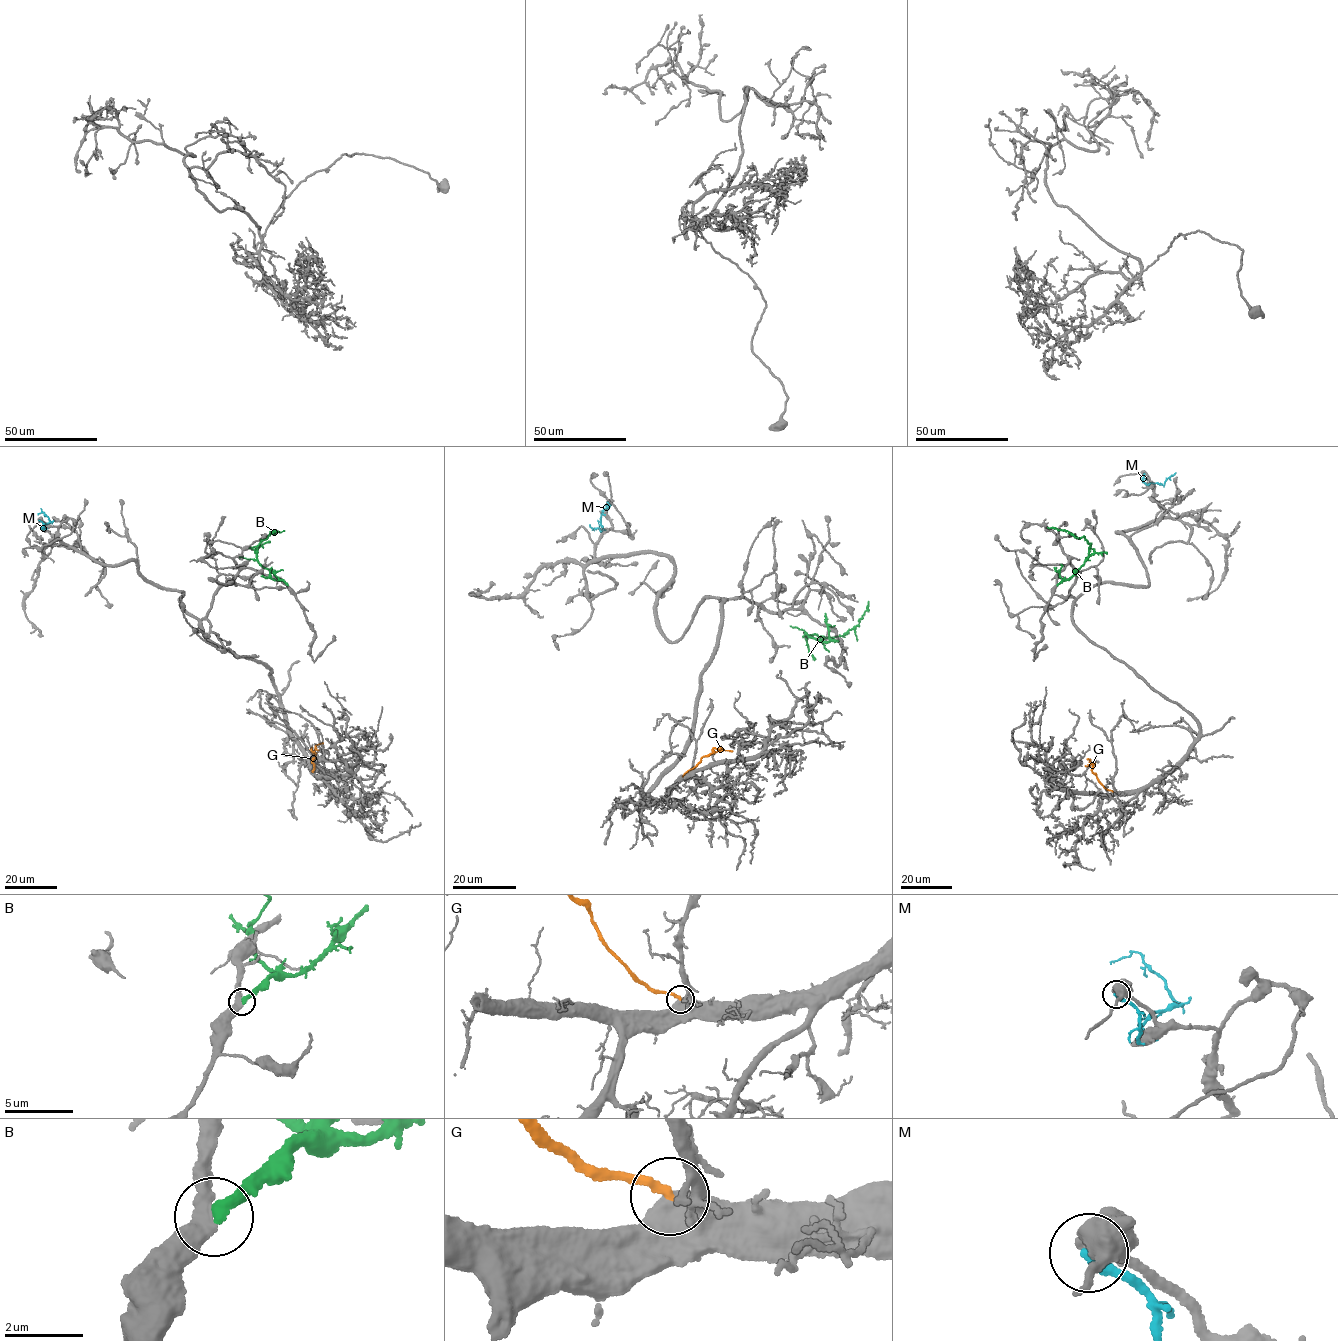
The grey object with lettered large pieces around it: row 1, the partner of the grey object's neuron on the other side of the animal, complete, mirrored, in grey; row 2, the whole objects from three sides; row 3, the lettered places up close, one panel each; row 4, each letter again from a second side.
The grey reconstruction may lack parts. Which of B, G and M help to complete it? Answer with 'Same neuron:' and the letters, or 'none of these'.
Same neuron: G

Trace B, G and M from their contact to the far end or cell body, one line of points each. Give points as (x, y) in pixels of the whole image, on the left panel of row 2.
B: (287, 585), (260, 565), (257, 559), (257, 546), (271, 534)
G: (312, 771), (315, 746), (323, 743)
M: (39, 520), (43, 529), (45, 524), (51, 522), (43, 512), (38, 514)

